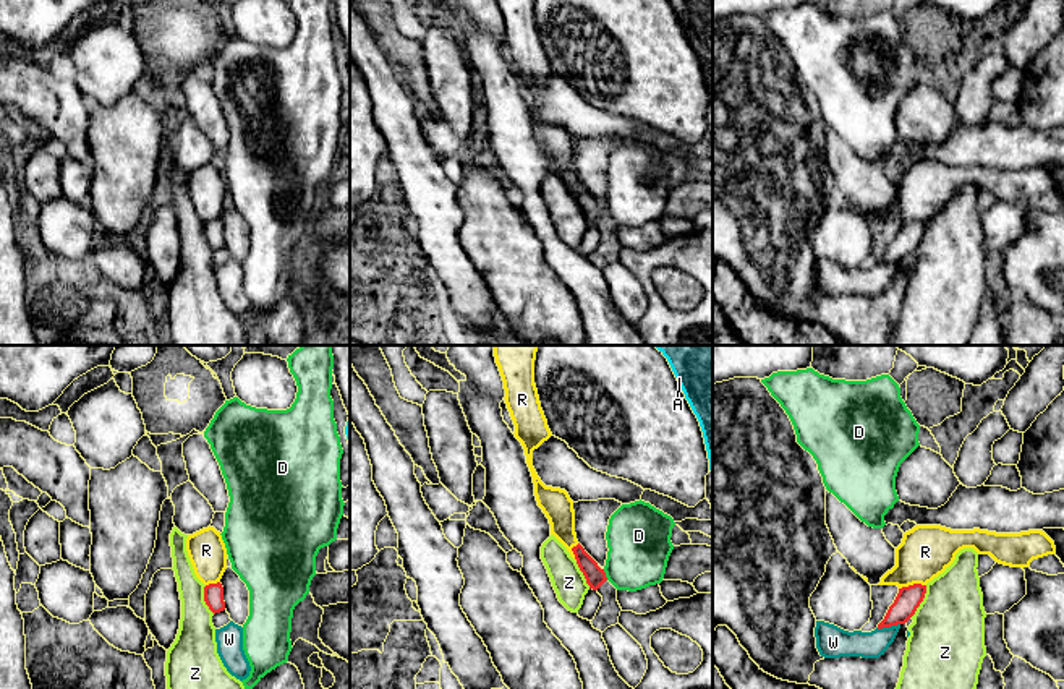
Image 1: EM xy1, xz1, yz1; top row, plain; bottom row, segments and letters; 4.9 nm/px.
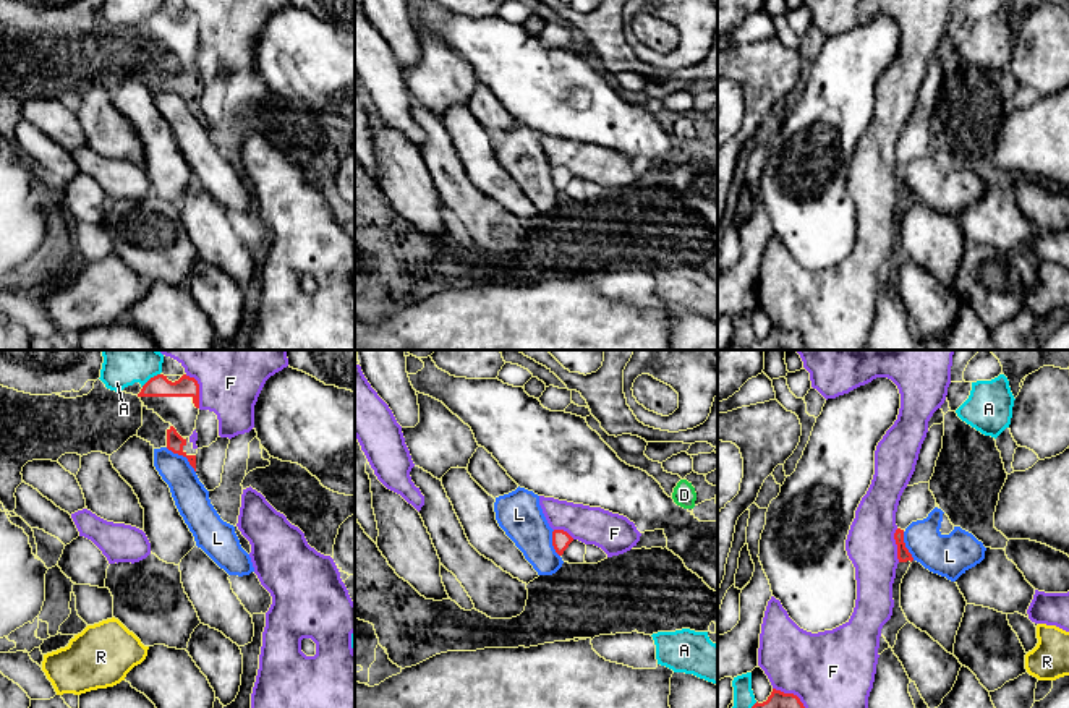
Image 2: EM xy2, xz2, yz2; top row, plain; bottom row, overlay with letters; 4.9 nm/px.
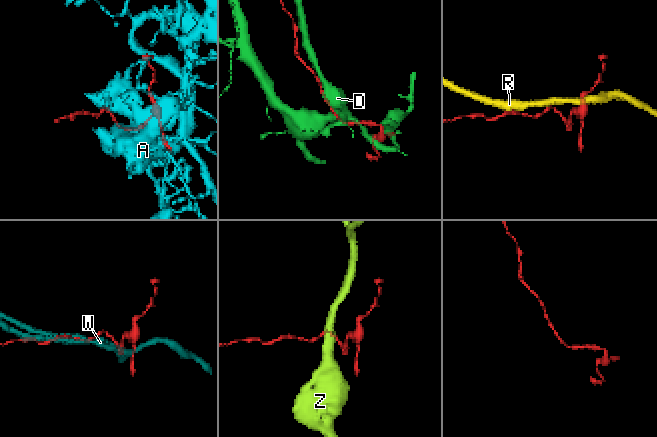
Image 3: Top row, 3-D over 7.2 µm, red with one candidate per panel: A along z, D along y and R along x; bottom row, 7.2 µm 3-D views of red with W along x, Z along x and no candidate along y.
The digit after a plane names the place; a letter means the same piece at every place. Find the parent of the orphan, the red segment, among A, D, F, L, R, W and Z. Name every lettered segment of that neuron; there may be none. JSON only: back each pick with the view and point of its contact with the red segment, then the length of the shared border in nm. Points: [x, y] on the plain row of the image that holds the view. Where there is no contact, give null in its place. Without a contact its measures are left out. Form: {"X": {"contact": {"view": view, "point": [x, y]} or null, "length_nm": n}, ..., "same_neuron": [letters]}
{"same_neuron": []}

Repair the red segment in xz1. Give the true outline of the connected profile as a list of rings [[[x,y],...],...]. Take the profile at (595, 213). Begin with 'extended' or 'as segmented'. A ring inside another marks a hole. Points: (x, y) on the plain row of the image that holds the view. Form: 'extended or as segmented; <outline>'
as segmented; [[[578,180],[572,185],[577,201],[583,209],[586,220],[589,225],[598,227],[606,217],[606,209],[598,203],[598,199],[585,188],[585,185]]]

